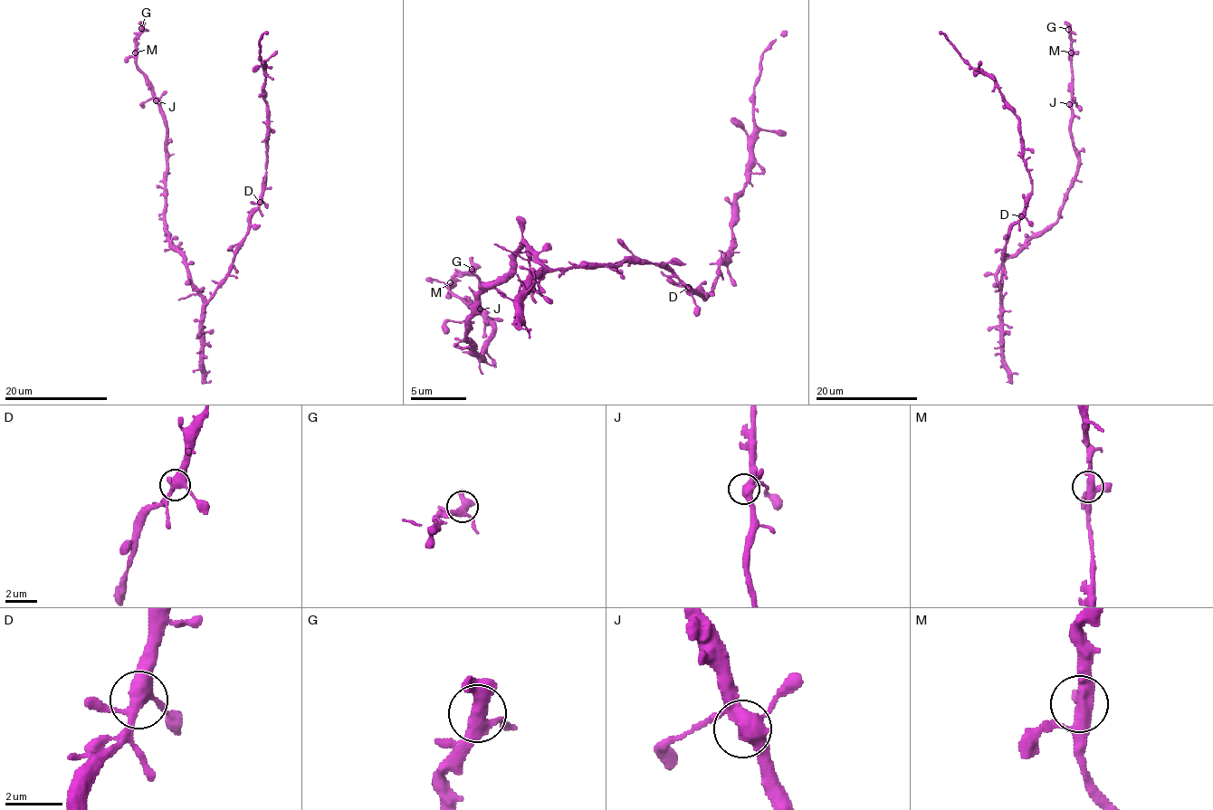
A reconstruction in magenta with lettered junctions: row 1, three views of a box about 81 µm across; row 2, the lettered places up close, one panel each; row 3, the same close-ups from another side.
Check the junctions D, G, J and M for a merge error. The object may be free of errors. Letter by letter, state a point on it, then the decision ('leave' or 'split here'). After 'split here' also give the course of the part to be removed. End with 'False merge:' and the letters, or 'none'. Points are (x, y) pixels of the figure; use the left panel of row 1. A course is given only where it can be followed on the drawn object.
D: place (260, 202); leave
G: place (141, 28); leave
J: place (156, 100); leave
M: place (135, 52); leave
False merge: none

